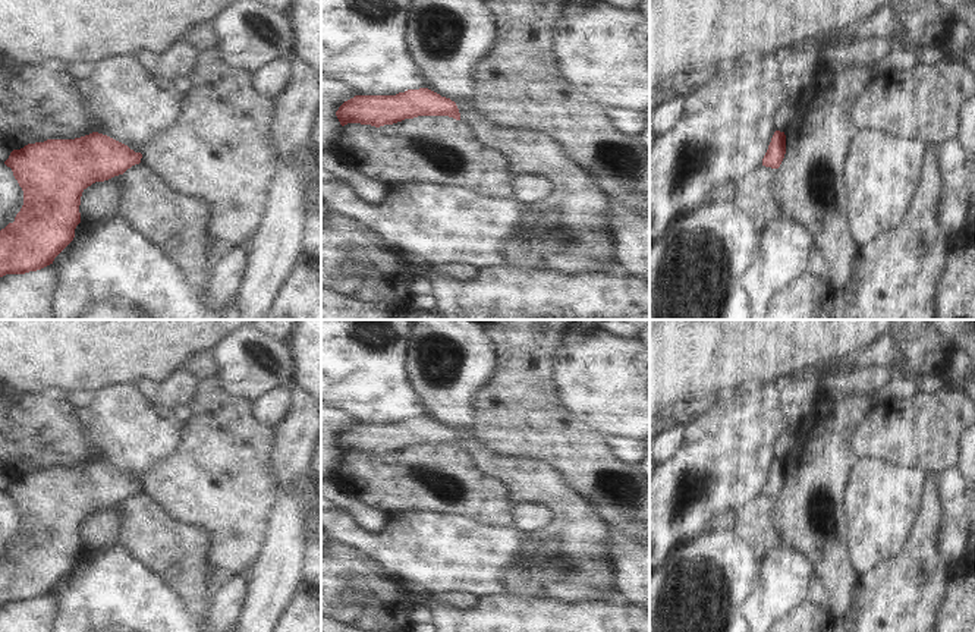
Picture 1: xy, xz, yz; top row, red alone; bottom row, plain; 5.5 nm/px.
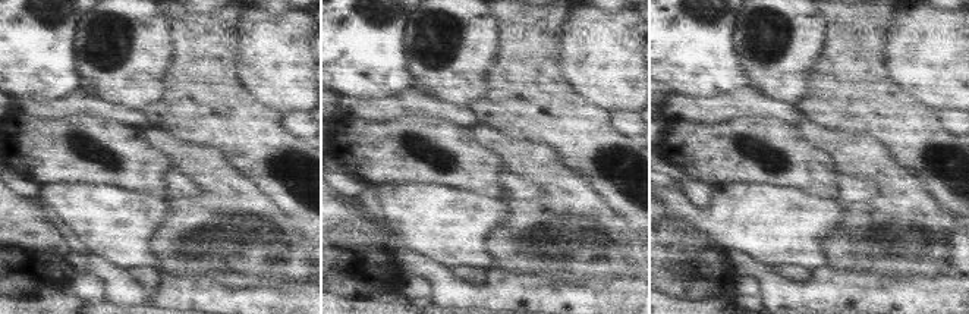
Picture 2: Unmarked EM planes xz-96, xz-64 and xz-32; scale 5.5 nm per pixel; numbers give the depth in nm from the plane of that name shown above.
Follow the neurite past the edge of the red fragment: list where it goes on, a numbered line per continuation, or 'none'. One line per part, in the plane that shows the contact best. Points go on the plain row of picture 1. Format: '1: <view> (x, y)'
none

